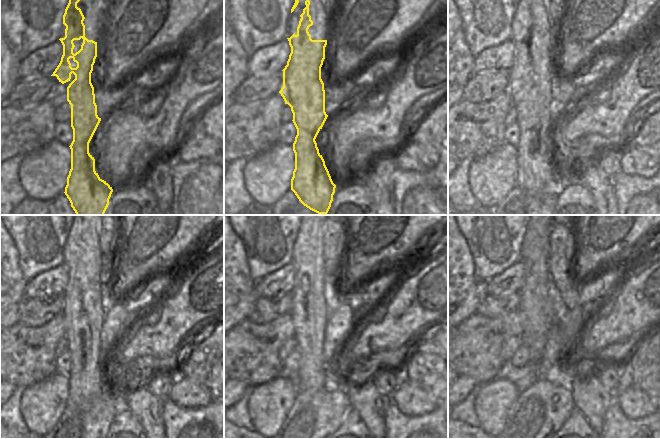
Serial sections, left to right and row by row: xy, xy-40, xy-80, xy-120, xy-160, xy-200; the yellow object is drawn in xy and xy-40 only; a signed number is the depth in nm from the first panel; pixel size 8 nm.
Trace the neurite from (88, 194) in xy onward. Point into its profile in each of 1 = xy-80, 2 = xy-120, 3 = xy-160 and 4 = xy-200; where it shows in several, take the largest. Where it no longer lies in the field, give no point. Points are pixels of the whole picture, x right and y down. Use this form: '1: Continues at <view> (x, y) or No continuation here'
1: Continues at xy-80 (530, 76)
2: Continues at xy-120 (82, 311)
3: Continues at xy-160 (308, 311)
4: Continues at xy-200 (534, 306)

